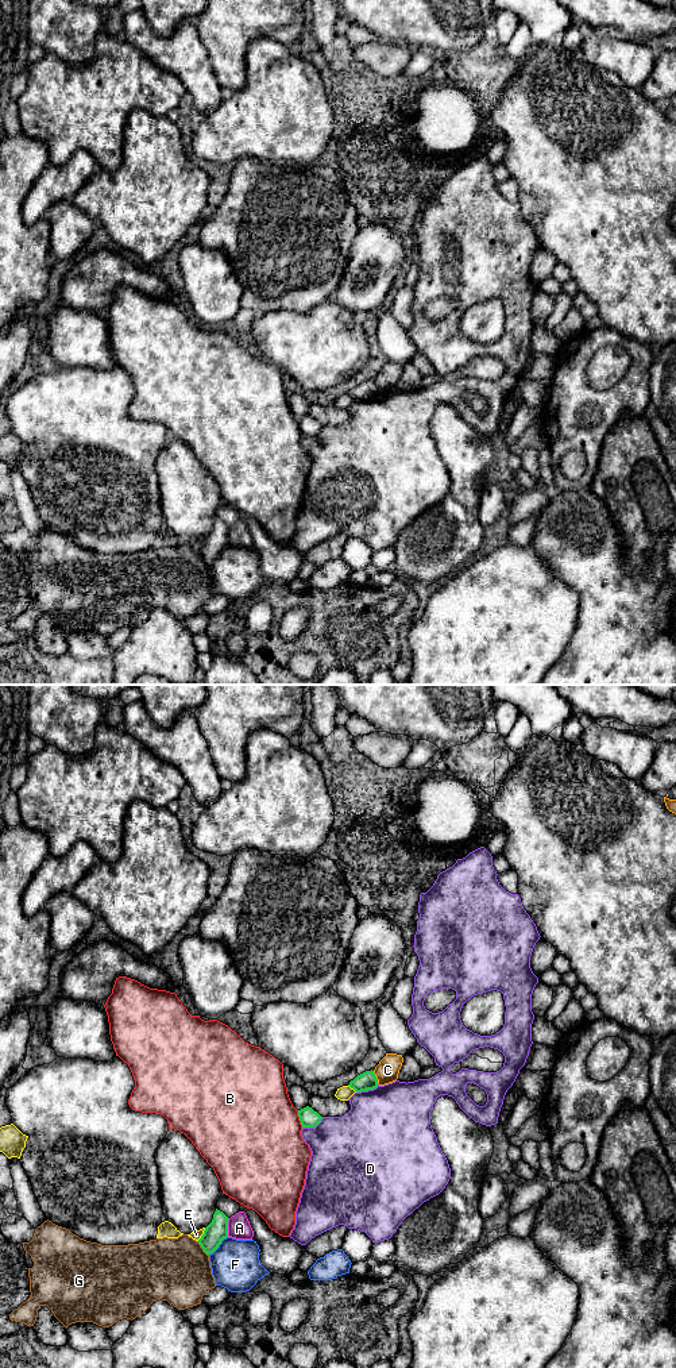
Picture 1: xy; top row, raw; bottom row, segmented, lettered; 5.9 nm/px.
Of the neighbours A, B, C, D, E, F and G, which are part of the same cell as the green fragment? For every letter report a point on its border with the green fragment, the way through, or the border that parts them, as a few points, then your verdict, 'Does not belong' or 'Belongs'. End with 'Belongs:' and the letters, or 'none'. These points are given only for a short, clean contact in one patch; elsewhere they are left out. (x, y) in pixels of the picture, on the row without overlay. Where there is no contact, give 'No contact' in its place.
A: Touches green at xy (227, 536). Does not belong
B: Touches green at xy (300, 427). Does not belong
C: Touches green at xy (375, 386). Boundary: xy (373, 380), (378, 392). Does not belong
D: Touches green at xy (367, 399). Does not belong
E: Touches green at xy (203, 543). Does not belong
F: Touches green at xy (219, 553). Does not belong
G: Touches green at xy (201, 555). Does not belong
Belongs: none

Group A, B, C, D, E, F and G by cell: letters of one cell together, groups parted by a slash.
A / B / C / D / E / F / G

